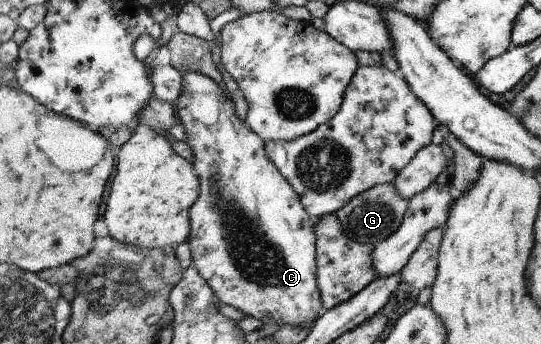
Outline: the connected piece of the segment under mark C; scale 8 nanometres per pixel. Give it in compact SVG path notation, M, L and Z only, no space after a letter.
M189 71L182 74L182 89L181 94L173 103L176 110L176 115L185 128L187 135L186 143L192 148L193 158L191 164L194 166L195 174L200 180L200 194L198 200L194 202L193 208L190 210L191 215L191 234L190 248L192 252L192 264L197 267L199 274L206 279L210 286L214 289L214 293L218 295L219 300L223 304L229 304L239 310L242 310L245 315L253 316L265 323L277 322L283 328L285 325L311 325L323 312L321 291L318 287L317 272L317 234L315 234L314 224L310 213L303 206L298 193L294 187L290 185L290 181L281 173L278 167L268 154L265 154L266 144L258 134L255 134L251 127L245 126L245 121L241 122L235 114L235 104L229 100L229 96L225 94L225 89L214 79L209 78L206 74Z

